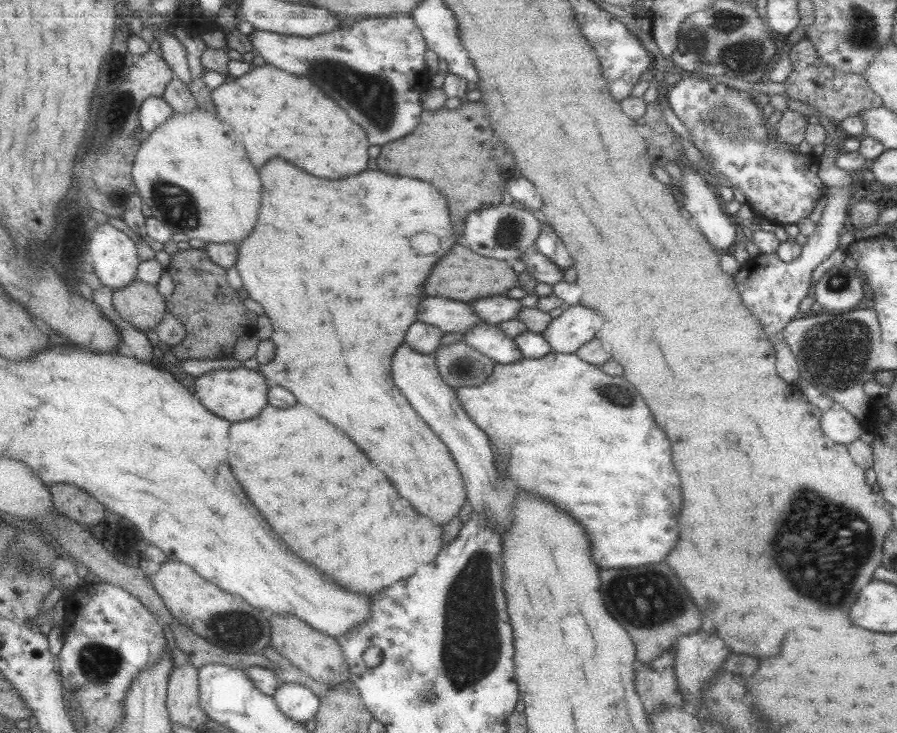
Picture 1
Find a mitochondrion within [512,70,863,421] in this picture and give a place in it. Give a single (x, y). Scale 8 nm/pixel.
(728, 118)

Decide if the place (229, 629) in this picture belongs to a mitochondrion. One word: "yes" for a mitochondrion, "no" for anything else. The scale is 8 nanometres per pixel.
yes

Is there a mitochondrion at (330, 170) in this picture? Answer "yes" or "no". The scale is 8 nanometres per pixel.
no

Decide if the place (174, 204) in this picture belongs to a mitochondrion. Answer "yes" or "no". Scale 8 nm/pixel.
yes

